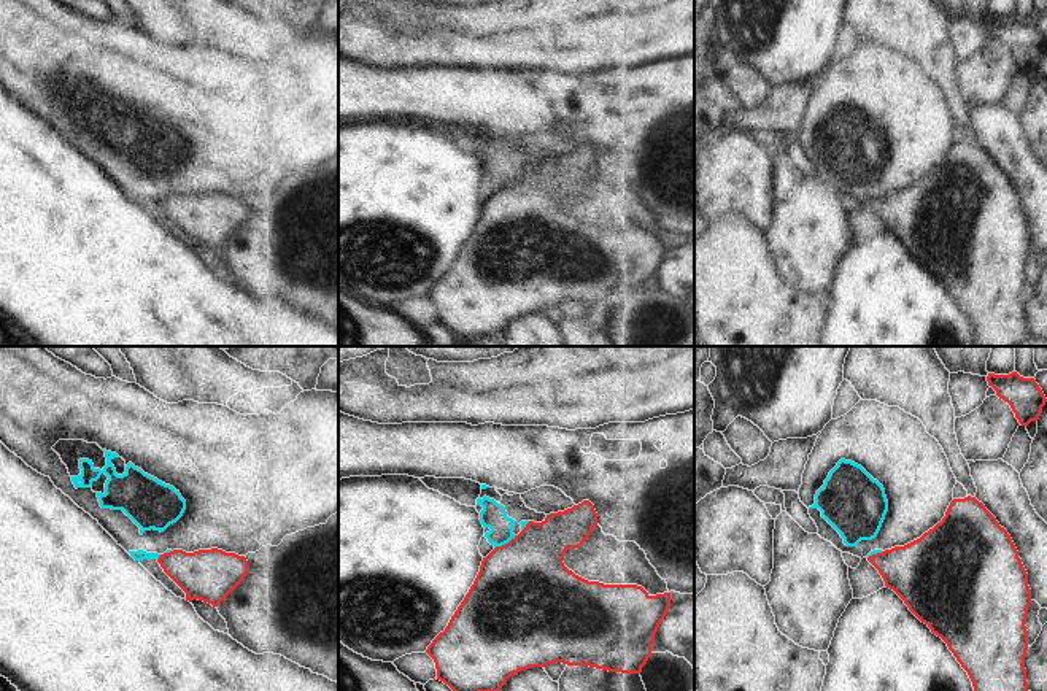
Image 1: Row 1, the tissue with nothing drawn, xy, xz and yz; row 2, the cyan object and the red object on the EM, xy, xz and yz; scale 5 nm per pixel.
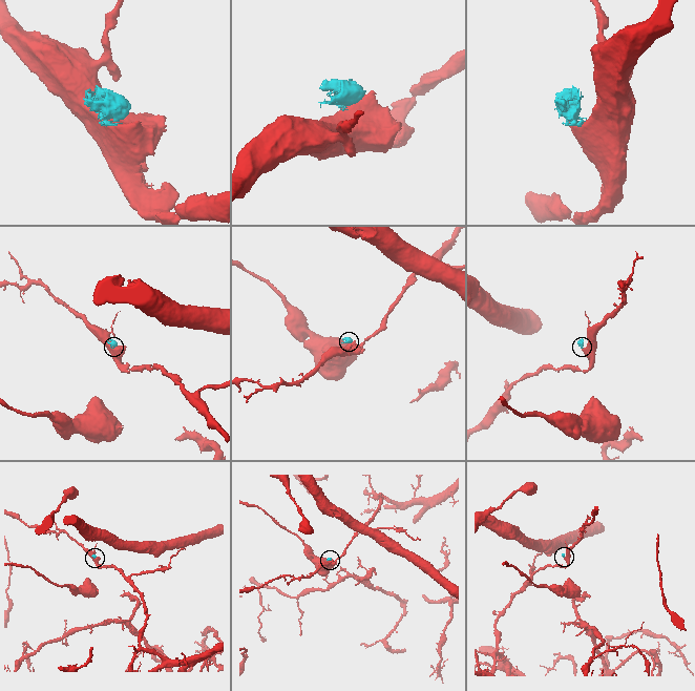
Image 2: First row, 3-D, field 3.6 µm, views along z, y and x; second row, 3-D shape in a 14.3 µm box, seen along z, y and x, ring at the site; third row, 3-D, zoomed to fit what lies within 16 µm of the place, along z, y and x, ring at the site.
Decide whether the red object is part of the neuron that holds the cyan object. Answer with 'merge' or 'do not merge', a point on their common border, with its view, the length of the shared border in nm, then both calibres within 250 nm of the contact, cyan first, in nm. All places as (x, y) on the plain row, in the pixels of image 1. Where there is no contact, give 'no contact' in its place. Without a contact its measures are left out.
do not merge; contact xz (504, 188); length 130 nm; calibres 130 and 480 nm

